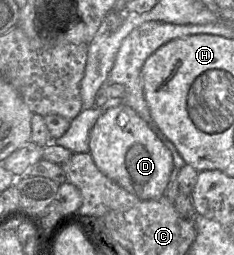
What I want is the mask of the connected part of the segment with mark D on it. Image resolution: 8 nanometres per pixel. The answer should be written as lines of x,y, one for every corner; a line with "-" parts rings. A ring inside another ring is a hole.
124,103
107,108
97,119
89,134
89,153
105,176
142,200
163,197
174,169
170,150
149,125

